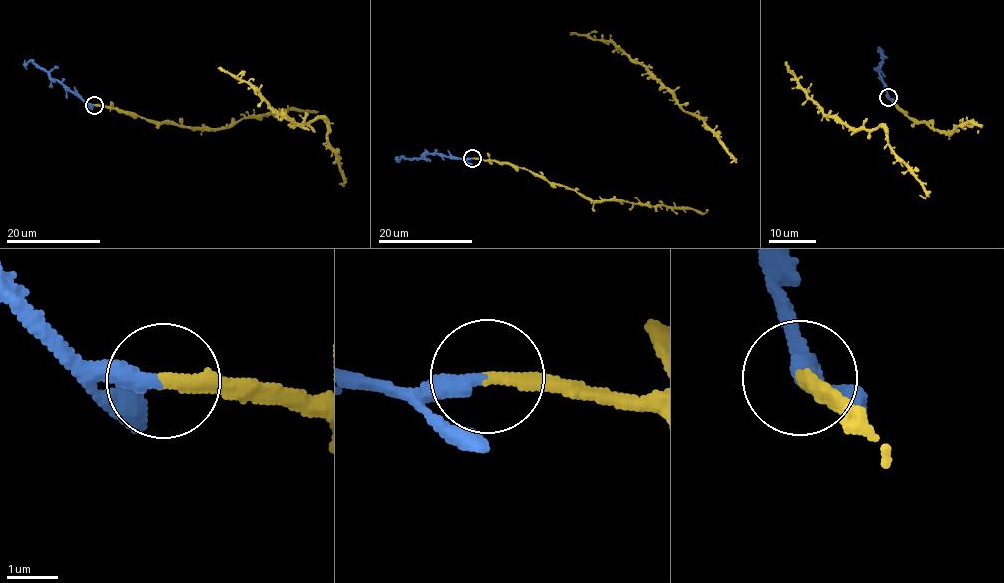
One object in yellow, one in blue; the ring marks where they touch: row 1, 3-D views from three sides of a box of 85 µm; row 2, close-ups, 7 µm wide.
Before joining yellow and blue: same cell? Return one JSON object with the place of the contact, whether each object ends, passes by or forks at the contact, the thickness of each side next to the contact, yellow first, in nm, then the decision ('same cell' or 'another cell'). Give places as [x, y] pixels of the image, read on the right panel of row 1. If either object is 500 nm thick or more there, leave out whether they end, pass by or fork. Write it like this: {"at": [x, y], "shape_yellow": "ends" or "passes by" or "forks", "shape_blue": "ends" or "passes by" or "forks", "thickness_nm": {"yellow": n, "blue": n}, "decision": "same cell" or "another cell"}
{"at": [888, 97], "shape_yellow": "ends", "shape_blue": "ends", "thickness_nm": {"yellow": 280, "blue": 340}, "decision": "another cell"}

